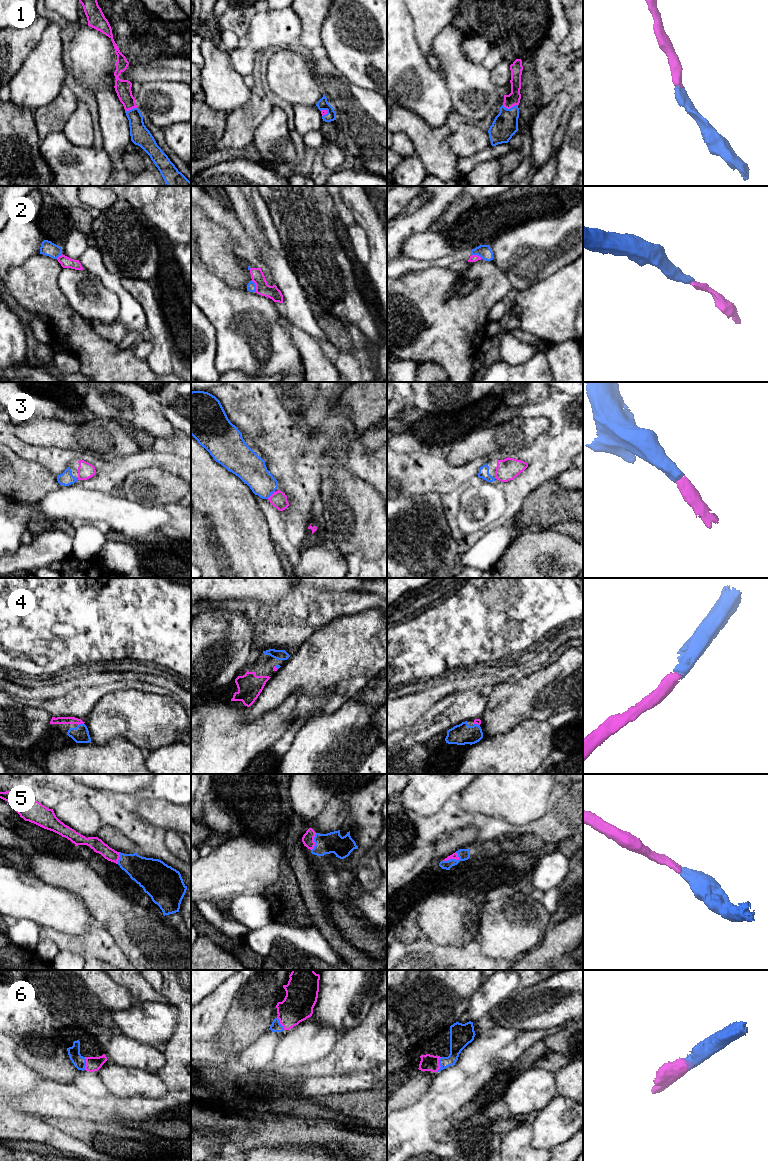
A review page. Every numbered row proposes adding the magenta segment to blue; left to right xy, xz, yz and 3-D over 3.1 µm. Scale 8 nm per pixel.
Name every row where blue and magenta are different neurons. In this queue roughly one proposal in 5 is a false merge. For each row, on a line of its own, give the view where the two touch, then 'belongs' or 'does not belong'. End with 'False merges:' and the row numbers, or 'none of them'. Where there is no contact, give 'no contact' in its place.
1: meets blue in yz; belongs
2: meets blue in xz; belongs
3: meets blue in xz; belongs
4: meets blue in xy; belongs
5: meets blue in yz; belongs
6: meets blue in yz; belongs
False merges: none of them

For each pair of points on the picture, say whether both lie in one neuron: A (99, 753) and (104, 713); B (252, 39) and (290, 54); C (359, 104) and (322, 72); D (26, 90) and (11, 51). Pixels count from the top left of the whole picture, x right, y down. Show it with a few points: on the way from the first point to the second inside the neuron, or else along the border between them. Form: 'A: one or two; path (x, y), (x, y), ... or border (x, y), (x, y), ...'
A: two; border (123, 738), (113, 737), (103, 744), (91, 742)
B: two; border (294, 44), (283, 48)
C: one; path (350, 100), (331, 81)
D: two; border (32, 50), (10, 81)

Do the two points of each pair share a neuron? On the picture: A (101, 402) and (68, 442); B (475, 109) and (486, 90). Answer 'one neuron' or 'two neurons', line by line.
A: two neurons
B: one neuron

